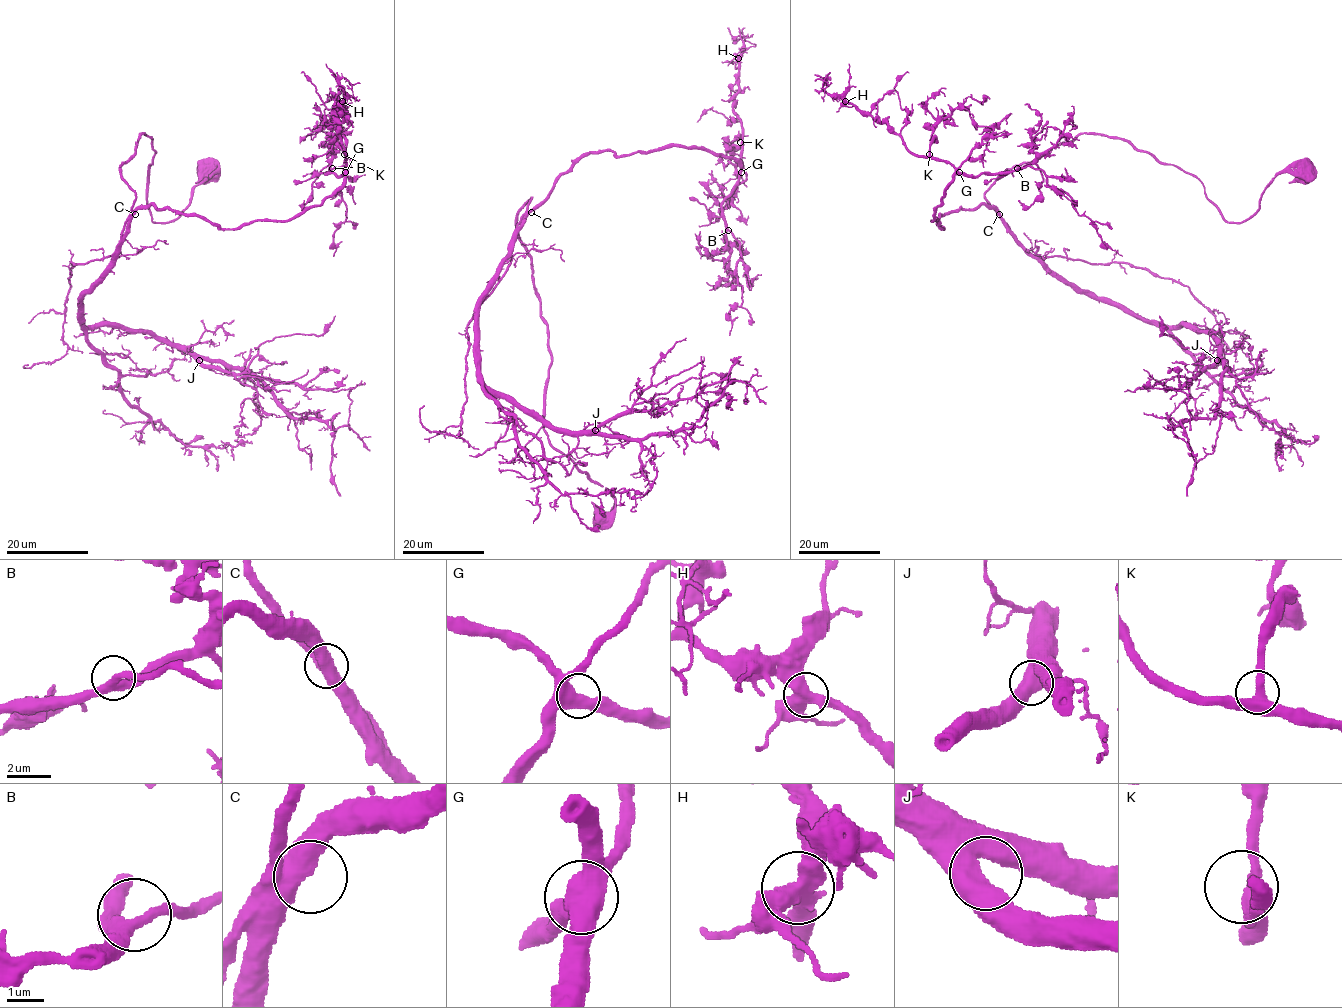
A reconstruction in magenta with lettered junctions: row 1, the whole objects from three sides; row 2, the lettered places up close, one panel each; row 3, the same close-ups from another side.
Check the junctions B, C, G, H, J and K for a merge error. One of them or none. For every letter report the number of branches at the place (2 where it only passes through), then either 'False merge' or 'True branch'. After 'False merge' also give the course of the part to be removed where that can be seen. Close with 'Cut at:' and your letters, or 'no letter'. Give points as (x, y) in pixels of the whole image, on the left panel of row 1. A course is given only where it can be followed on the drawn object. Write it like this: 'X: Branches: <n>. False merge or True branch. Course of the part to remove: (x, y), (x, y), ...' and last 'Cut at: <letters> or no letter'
B: Branches: 3. True branch
C: Branches: 3. True branch
G: Branches: 3. True branch
H: Branches: 3. True branch
J: Branches: 2. True branch
K: Branches: 3. True branch
Cut at: no letter

